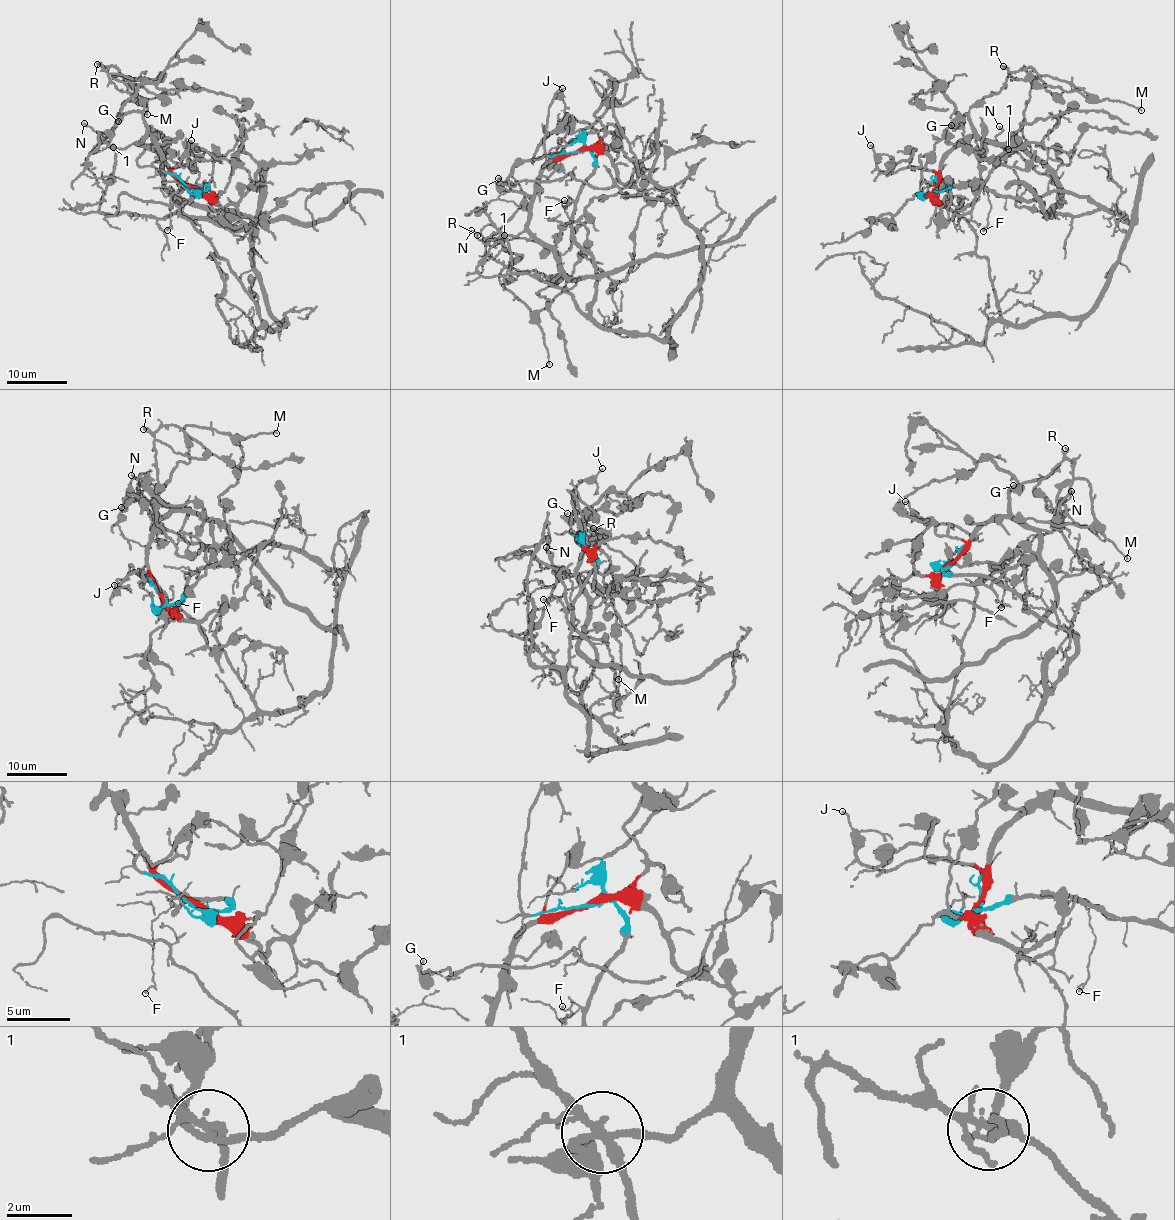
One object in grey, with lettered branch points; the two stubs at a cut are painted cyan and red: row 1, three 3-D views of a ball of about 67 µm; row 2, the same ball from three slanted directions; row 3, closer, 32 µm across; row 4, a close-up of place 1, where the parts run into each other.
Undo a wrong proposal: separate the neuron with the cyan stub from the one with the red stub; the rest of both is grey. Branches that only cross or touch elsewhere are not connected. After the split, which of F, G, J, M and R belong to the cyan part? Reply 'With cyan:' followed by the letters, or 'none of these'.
With cyan: F, J

